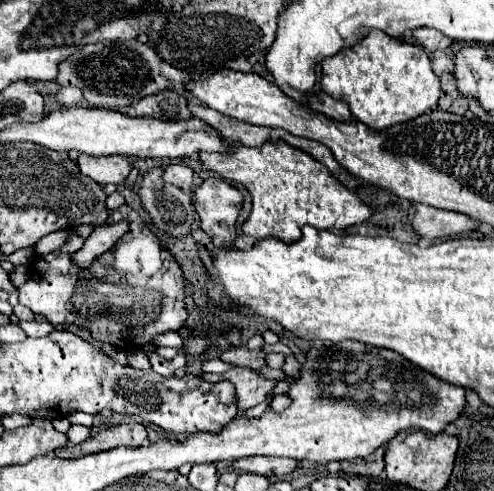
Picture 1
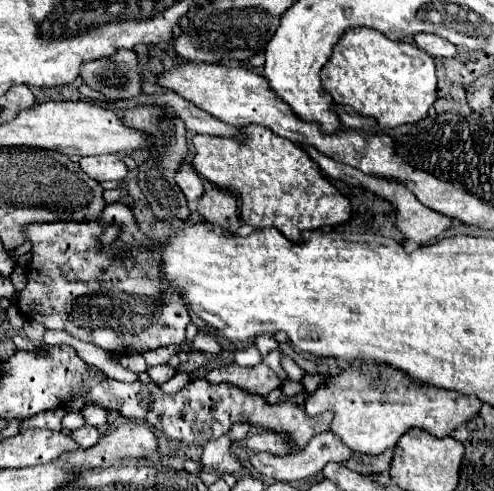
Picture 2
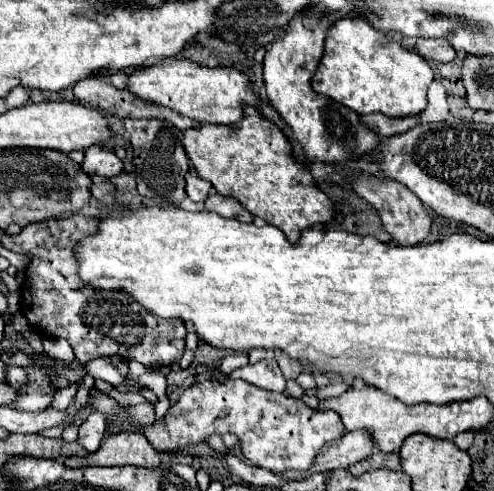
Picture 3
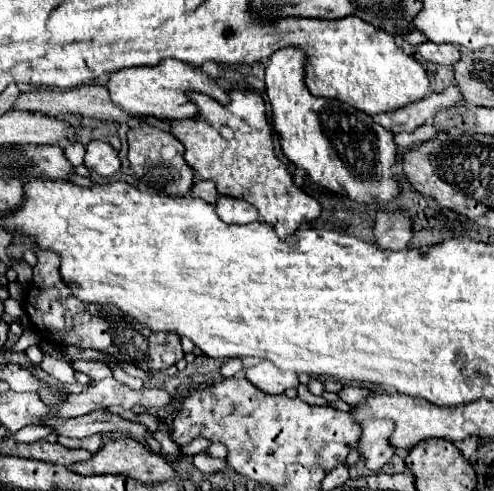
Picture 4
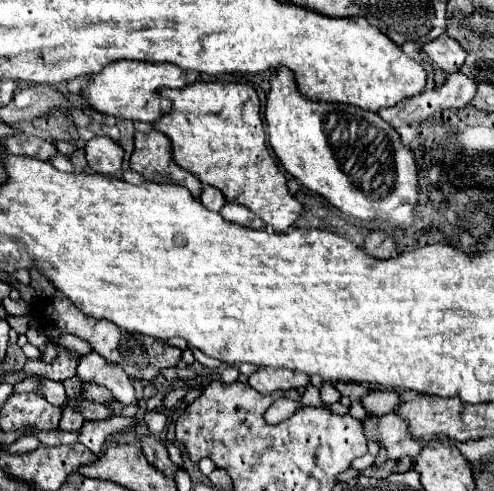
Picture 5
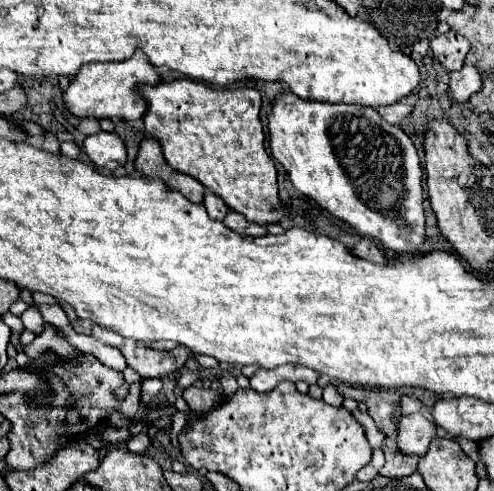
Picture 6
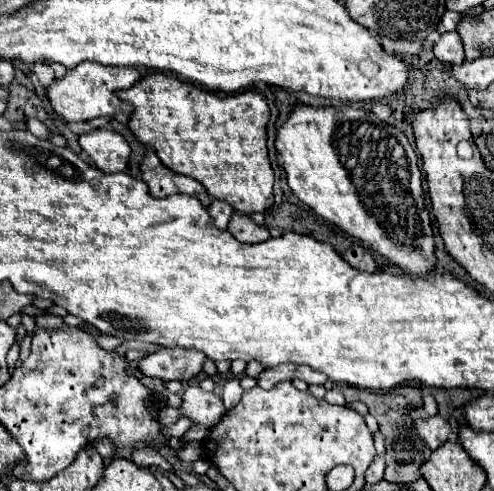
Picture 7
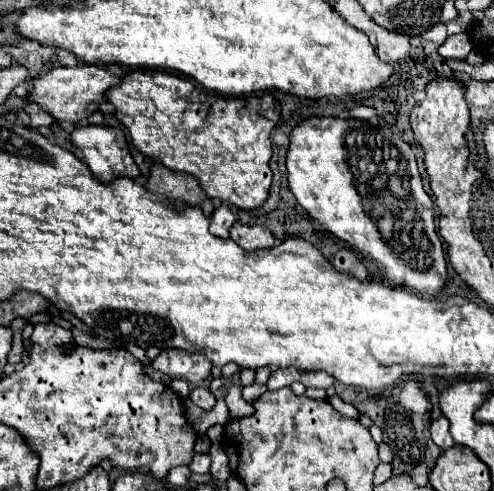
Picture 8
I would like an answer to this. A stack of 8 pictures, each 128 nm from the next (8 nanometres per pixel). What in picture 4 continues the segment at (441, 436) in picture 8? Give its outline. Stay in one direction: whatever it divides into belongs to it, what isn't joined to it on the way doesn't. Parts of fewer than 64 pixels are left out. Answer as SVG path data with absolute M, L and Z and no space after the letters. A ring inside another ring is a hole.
M364 420L358 450L372 472L380 472L380 468L396 454L396 448L388 444L388 436L392 436L392 420Z

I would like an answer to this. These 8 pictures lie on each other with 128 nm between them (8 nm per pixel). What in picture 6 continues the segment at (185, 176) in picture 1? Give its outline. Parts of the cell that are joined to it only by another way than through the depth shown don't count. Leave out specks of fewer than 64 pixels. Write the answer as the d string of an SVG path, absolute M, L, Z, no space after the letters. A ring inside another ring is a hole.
M206 192L204 206L206 206L208 214L212 216L212 220L224 220L224 216L228 214L228 206L218 196L214 196L212 192Z

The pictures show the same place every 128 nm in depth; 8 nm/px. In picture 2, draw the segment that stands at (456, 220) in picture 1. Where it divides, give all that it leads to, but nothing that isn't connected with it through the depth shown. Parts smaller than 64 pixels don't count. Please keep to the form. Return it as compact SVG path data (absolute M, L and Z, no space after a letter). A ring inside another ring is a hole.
M304 146L304 150L310 154L310 158L312 158L314 162L320 164L320 170L322 170L326 176L336 178L336 180L342 180L342 182L352 184L352 186L360 186L360 188L364 188L364 190L376 194L378 198L388 200L388 202L394 206L394 212L396 212L396 228L404 234L406 240L414 240L416 244L422 246L422 244L430 242L430 240L438 238L438 236L440 236L440 234L450 226L450 218L448 218L448 216L444 216L444 214L440 214L440 212L434 212L434 210L426 208L426 206L424 206L422 202L418 202L416 196L414 196L412 192L408 192L408 188L404 188L400 182L396 182L396 180L384 180L384 178L376 178L376 176L364 174L364 172L352 168L352 166L344 166L342 162L336 162L336 160L332 160L332 158L320 154L320 152L318 152L316 148L312 148L312 146Z

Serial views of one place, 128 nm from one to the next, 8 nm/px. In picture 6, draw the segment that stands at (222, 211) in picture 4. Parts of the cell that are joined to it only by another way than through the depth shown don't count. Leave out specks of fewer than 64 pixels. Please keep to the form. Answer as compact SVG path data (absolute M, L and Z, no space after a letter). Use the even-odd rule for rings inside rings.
M234 210L228 212L228 216L224 218L224 224L226 224L230 230L238 232L240 236L256 238L256 236L266 236L266 234L268 234L268 232L266 232L266 226L260 226L260 224L248 222L242 214L238 214L238 212L234 212Z

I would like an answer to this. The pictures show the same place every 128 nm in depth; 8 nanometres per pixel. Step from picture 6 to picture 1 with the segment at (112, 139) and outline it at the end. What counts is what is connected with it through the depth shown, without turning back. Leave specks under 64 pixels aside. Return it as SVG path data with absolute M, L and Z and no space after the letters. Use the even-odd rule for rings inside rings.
M88 156L78 158L80 172L98 184L120 184L130 174L130 162L126 156Z

